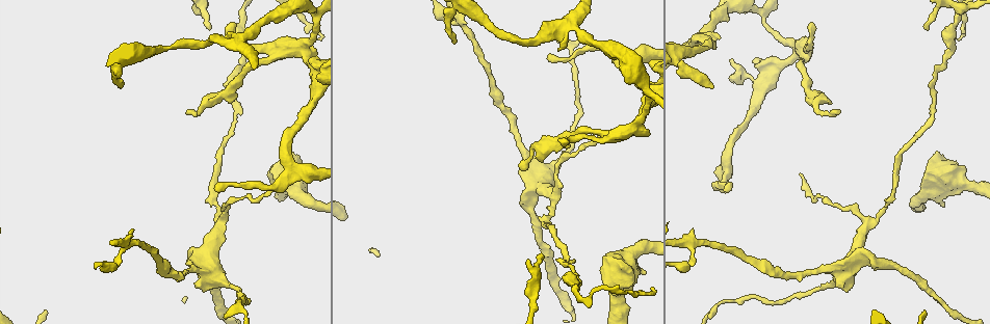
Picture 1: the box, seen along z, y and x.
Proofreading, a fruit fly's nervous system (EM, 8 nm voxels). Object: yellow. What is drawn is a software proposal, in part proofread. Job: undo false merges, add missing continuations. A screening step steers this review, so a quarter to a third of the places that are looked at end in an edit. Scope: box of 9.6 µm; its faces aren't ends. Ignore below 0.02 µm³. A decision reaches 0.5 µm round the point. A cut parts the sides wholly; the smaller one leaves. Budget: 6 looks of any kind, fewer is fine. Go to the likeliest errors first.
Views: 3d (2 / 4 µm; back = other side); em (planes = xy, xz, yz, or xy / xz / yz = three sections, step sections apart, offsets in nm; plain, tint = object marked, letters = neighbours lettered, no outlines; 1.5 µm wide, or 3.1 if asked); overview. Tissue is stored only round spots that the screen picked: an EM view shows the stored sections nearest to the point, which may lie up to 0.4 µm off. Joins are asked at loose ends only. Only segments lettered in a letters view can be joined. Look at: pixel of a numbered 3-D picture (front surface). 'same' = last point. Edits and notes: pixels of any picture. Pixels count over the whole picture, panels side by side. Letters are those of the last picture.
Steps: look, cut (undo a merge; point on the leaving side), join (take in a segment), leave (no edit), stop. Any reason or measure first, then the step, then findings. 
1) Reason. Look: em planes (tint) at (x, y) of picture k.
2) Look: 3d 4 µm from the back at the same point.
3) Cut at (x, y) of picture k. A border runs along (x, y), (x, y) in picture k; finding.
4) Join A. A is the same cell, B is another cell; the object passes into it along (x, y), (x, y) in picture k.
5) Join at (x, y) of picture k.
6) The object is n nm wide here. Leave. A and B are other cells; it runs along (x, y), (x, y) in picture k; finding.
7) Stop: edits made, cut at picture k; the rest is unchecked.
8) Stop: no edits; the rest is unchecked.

Small branch off a trunk. Look: em planes (tint) at (638, 122) of picture 1.

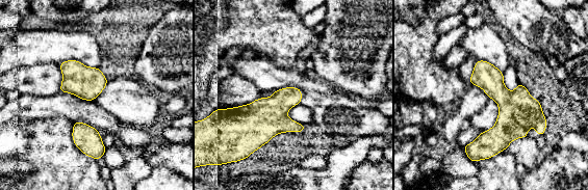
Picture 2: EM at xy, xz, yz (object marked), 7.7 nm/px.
What lies round it. Look: em planes (letters) at the same point.

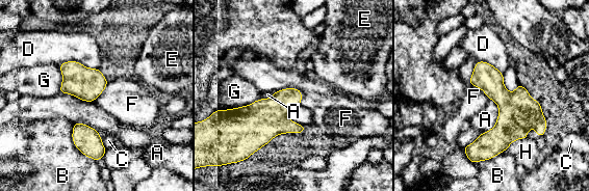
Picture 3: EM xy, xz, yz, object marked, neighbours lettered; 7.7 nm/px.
Leave. A, B, C, D, E, F, G and H are other cells; a border runs along (59, 63), (76, 60), (98, 69) in picture 3; continuous, no second neuron.

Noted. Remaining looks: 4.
Thick turns thin. Look: em planes (plain) at (242, 55) of picture 1.

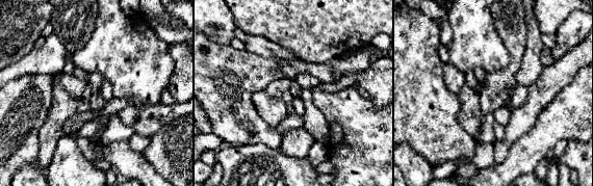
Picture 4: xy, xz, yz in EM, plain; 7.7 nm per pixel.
What lies round it. Look: em planes (letters) at the same point.

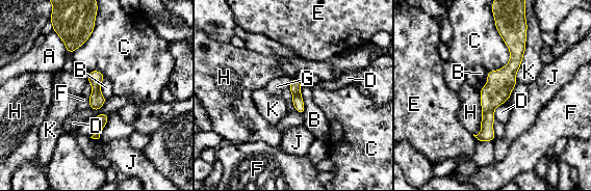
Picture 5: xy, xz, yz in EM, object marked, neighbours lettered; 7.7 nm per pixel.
Leave. A, B, C, D, E, F, G, H, J and K are other cells; it runs along (505, 30), (514, 64), (480, 138) in picture 5; continuous, no second neuron.

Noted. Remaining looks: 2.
Stop: no edits; the rest is unchecked.

